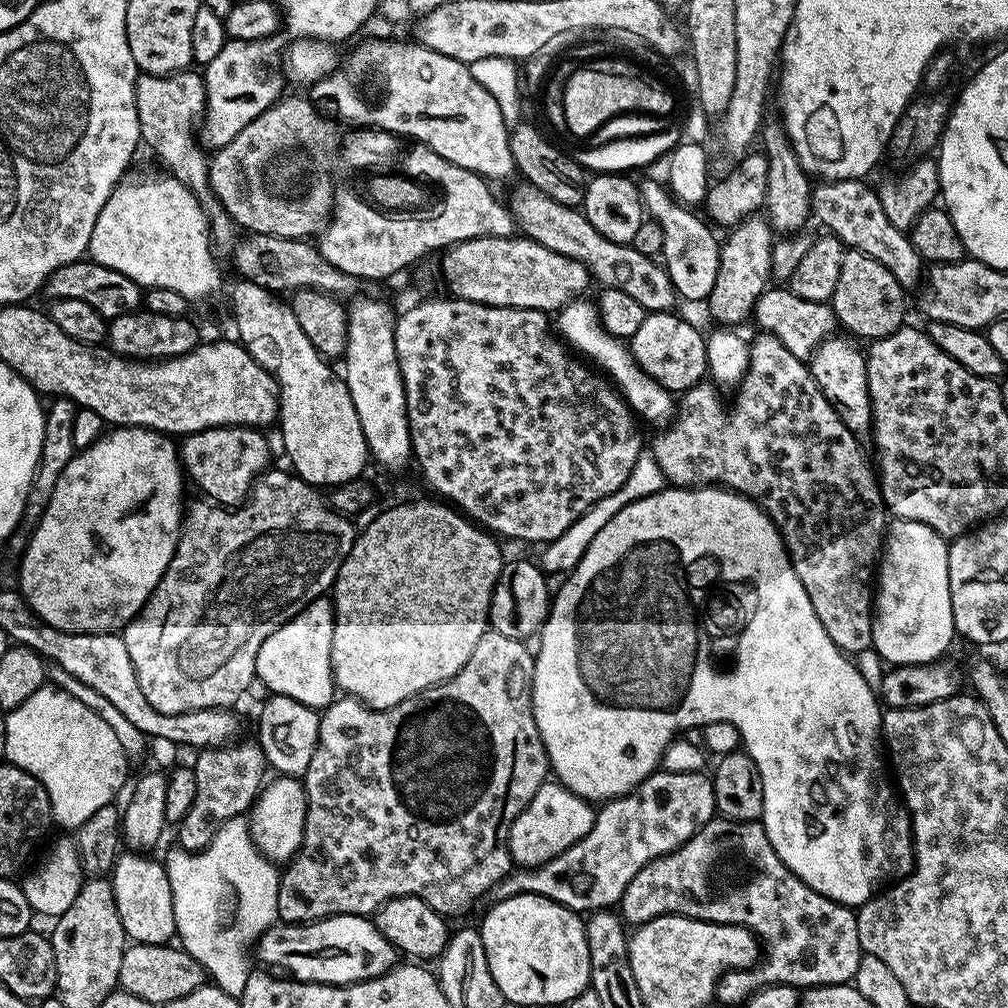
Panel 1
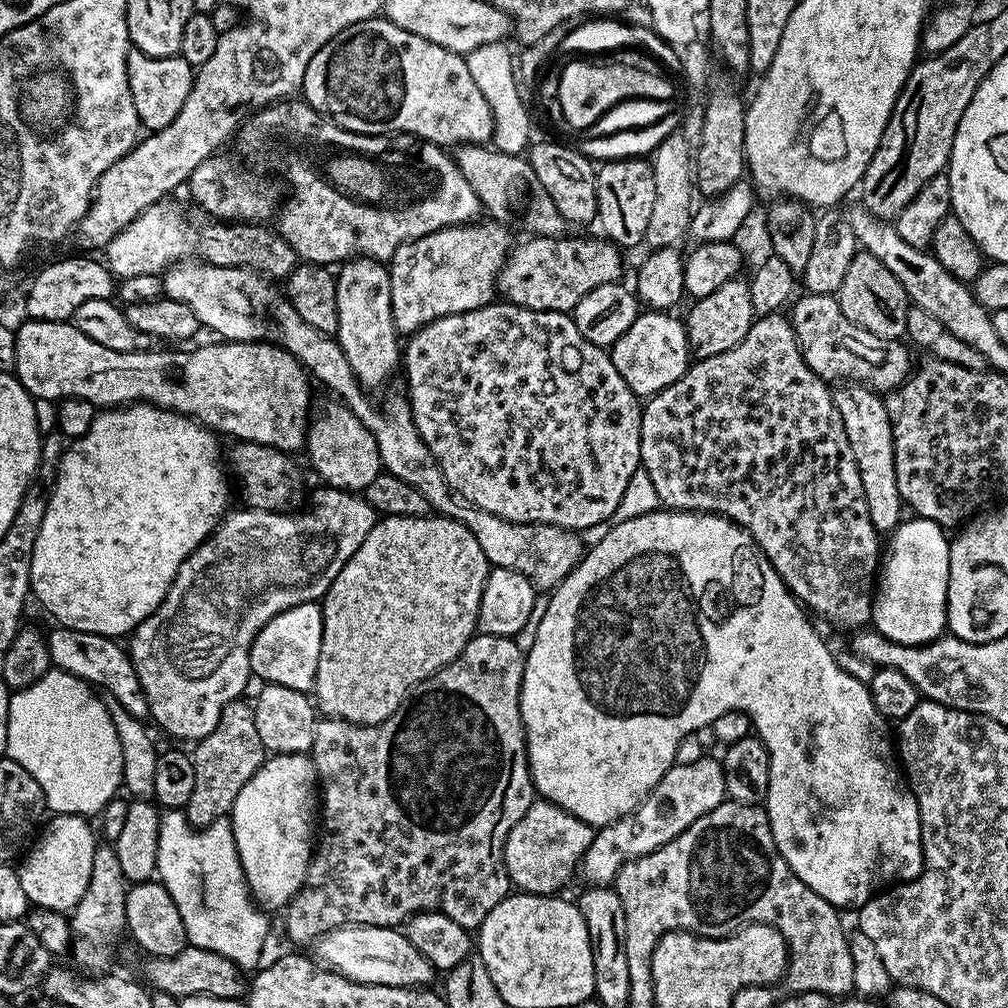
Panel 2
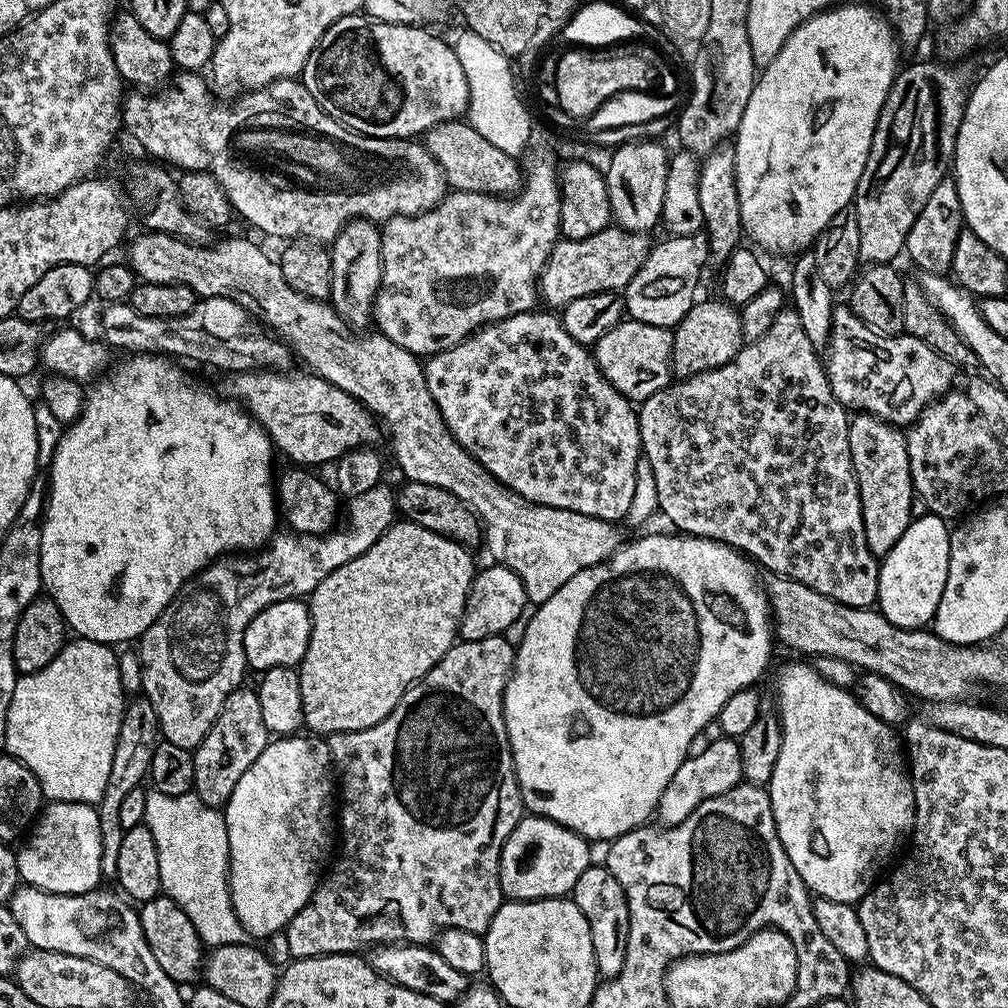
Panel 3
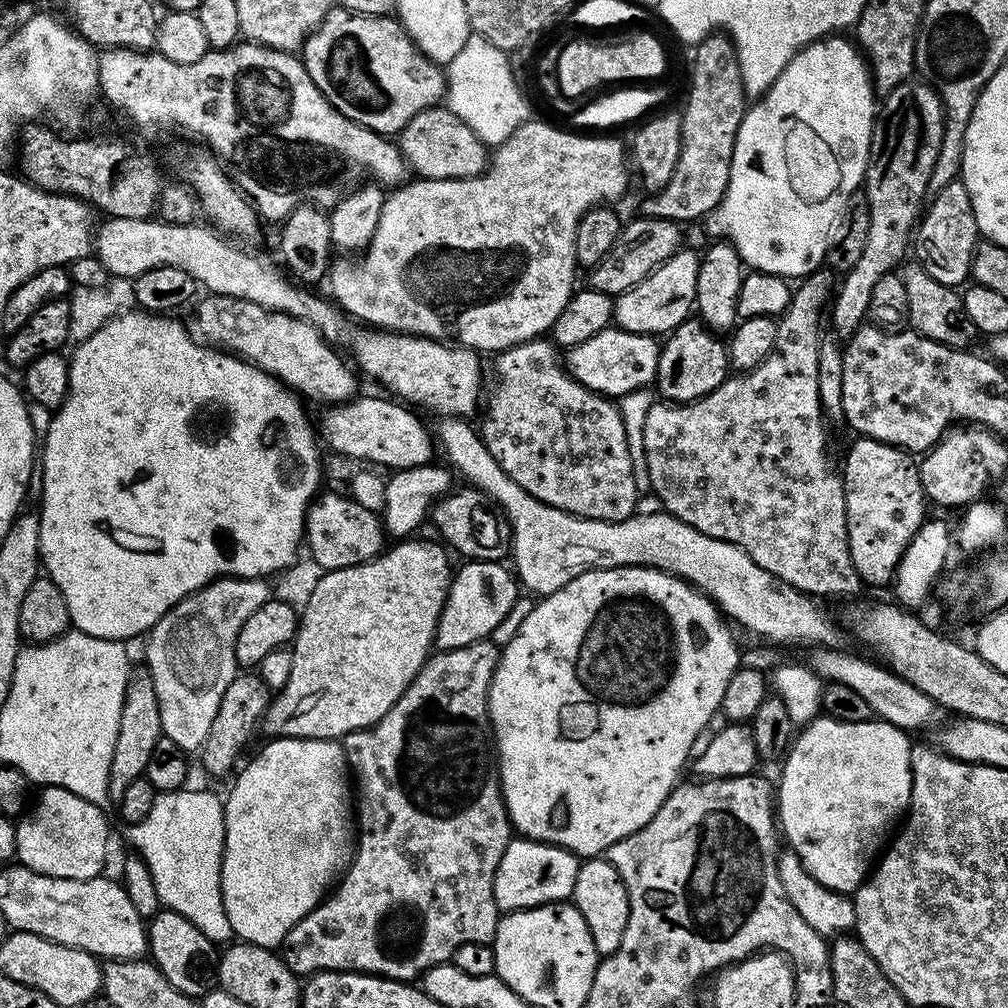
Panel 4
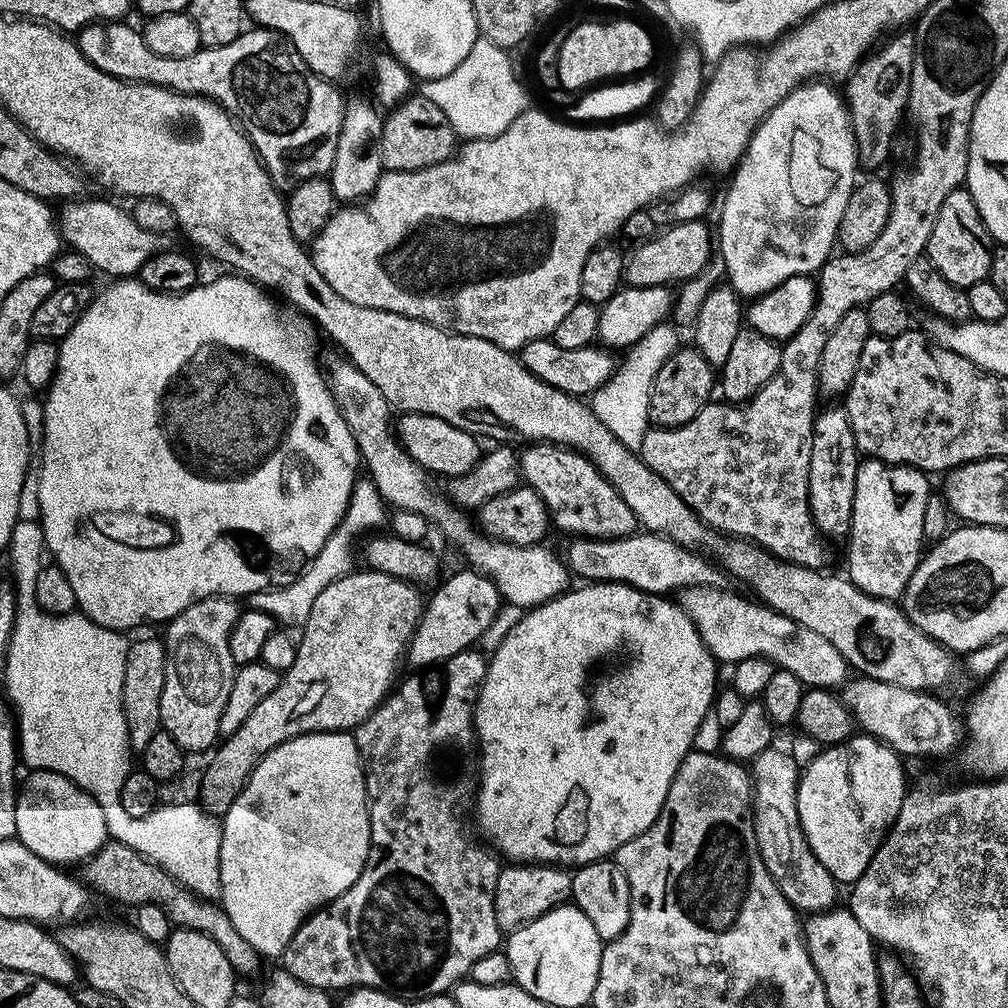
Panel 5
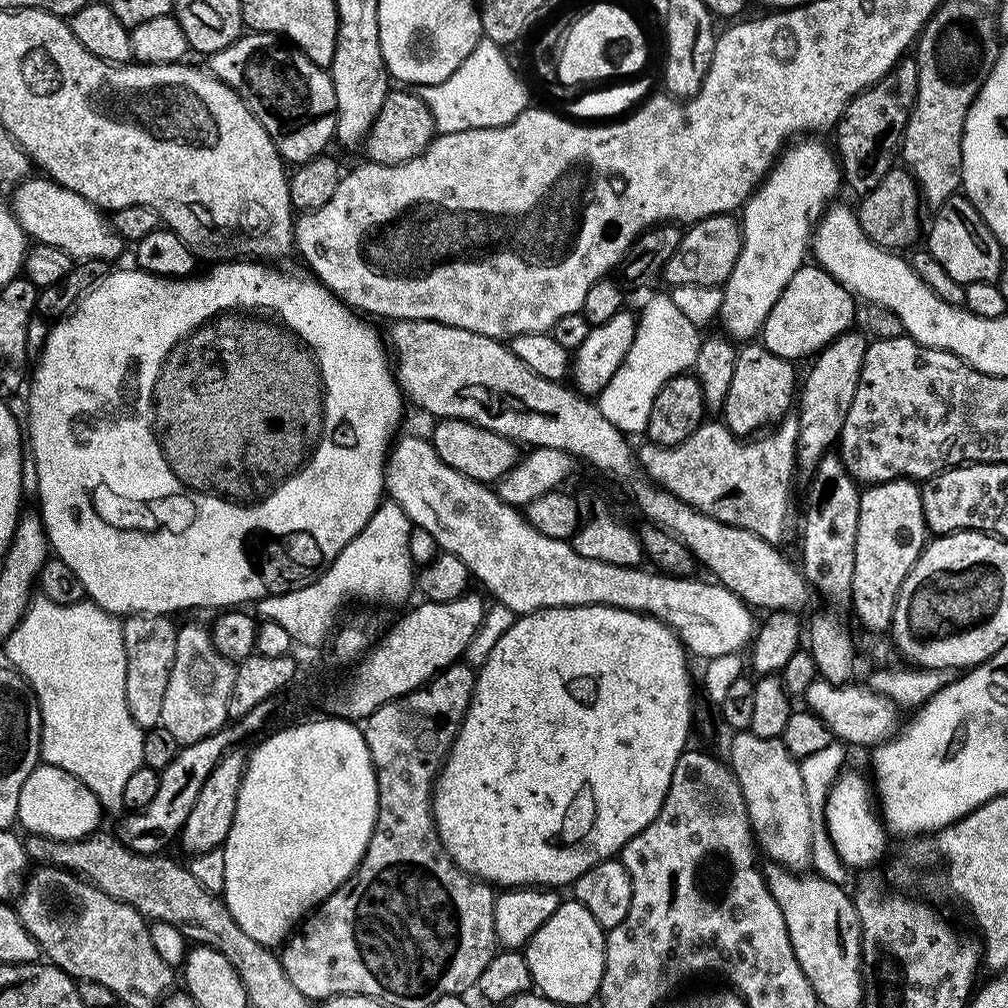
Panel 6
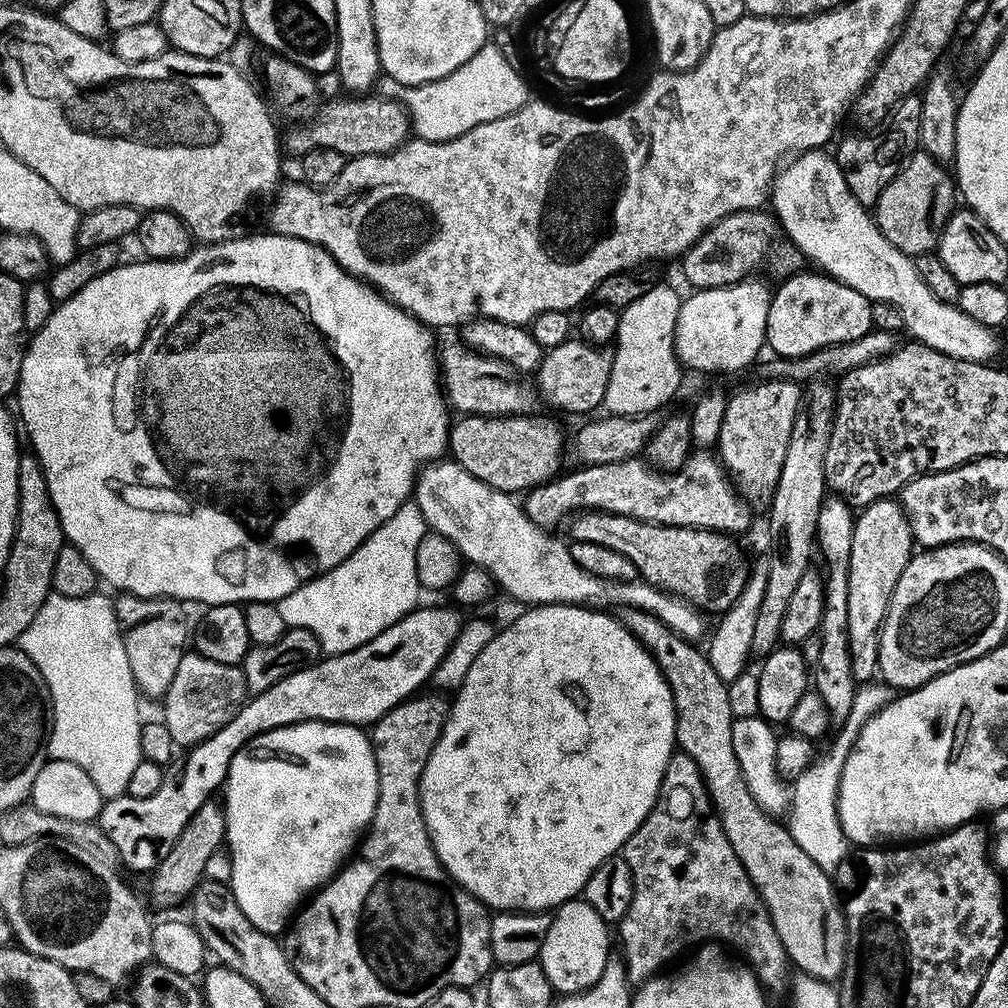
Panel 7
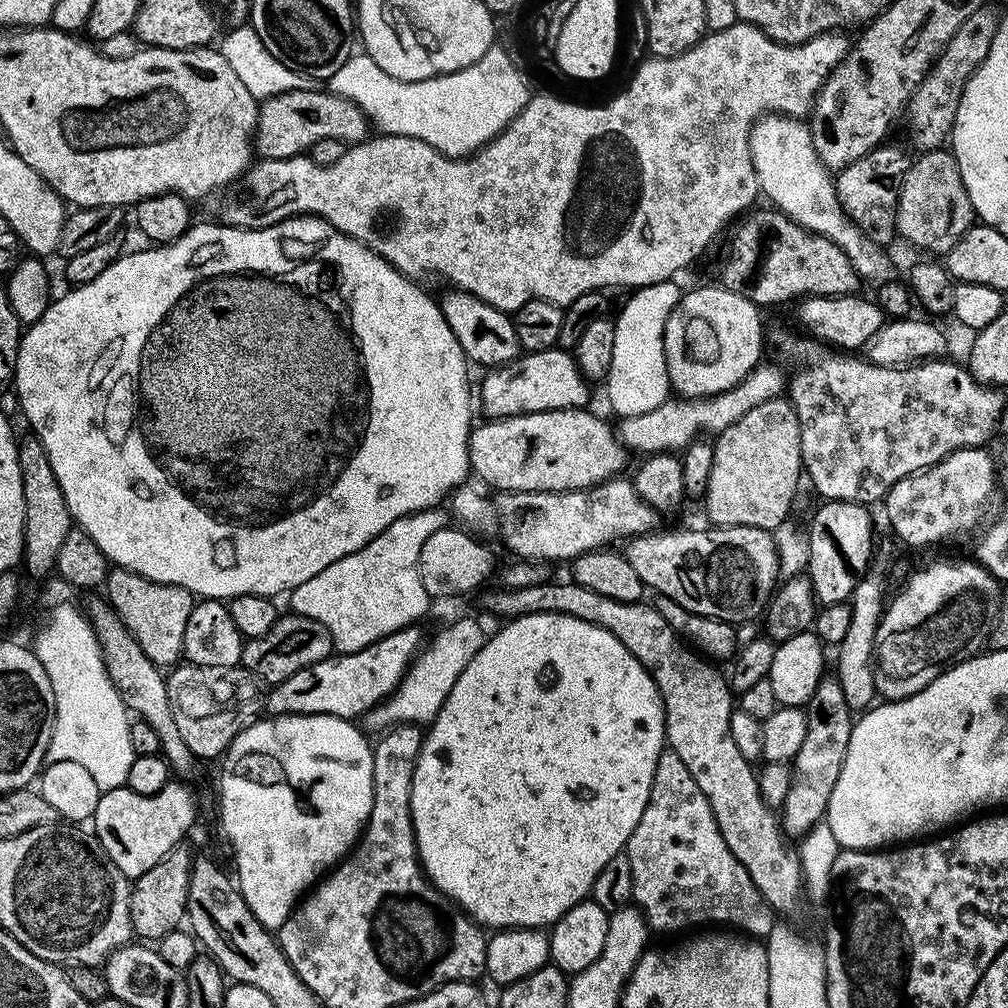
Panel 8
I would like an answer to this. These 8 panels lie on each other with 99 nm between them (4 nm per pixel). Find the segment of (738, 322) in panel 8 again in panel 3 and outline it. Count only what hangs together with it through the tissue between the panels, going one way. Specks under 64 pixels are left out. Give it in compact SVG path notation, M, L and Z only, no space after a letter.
M839 4L803 20L776 57L763 65L742 122L736 127L740 222L743 235L749 236L757 249L791 254L811 249L830 218L853 203L880 111L896 81L898 41L888 17L876 6Z

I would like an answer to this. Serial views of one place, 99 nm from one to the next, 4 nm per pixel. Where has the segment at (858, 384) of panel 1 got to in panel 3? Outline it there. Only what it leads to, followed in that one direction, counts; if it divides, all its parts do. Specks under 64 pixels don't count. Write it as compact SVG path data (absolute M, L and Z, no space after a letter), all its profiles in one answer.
M856 414L849 419L848 422L848 437L850 438L850 458L852 459L852 469L856 475L858 482L858 490L860 491L860 501L862 502L862 518L864 519L864 533L866 534L866 542L870 546L872 555L877 558L882 558L894 546L894 542L898 542L898 538L902 538L902 534L908 525L914 519L914 511L912 512L912 500L914 504L914 493L912 491L912 479L910 478L910 458L908 457L908 441L905 433L901 431L895 424L887 424L885 420L879 420L876 416L867 414Z

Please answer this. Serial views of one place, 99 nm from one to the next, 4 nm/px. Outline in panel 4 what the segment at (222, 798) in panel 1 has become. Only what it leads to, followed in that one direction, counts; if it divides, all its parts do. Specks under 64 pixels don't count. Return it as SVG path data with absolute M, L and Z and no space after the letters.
M238 674L230 686L226 686L226 694L222 694L222 702L218 702L218 714L214 714L214 723L210 725L210 734L206 734L206 742L198 749L198 757L210 775L224 776L232 767L237 767L236 759L247 746L252 731L255 728L257 731L263 721L269 703L270 690L258 674Z

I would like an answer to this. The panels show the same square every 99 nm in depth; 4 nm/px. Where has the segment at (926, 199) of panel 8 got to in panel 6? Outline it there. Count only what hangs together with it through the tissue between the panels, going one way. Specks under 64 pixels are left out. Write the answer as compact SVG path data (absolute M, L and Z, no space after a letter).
M903 166L891 168L869 192L863 193L860 208L855 209L856 220L862 226L866 238L880 248L889 250L904 250L907 244L912 244L916 239L921 239L922 224L920 228L920 208L922 209L922 193L916 185L916 180L911 172Z

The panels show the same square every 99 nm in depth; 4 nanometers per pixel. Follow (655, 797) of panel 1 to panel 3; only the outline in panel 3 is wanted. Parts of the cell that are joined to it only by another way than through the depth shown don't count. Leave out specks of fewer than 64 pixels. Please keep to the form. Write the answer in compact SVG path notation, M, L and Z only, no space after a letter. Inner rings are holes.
M721 738L708 743L702 754L689 756L674 770L674 778L666 782L666 790L662 790L662 798L654 813L661 825L681 824L706 798L714 798L718 794L726 794L742 780L742 756L740 745L735 739ZM660 819L660 820L659 820Z

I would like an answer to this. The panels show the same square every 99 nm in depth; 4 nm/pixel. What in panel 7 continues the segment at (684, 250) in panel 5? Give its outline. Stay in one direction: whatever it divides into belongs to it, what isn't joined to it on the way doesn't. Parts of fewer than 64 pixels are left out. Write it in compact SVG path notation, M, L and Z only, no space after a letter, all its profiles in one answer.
M747 208L722 218L710 226L684 251L684 276L696 290L725 288L739 280L747 280L755 268L768 260L768 268L776 278L787 278L805 267L806 257L792 245L791 240L782 238L782 229L773 213L768 210Z

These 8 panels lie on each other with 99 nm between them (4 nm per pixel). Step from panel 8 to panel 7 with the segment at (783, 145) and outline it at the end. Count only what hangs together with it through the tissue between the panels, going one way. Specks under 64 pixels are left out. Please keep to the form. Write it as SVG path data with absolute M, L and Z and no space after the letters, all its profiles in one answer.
M824 150L799 153L795 158L789 159L777 171L772 181L770 193L770 208L774 213L783 235L791 240L809 261L812 260L817 269L823 270L832 279L858 290L867 300L881 300L898 306L902 314L902 322L906 332L909 332L913 341L930 346L947 356L962 358L963 360L991 361L996 352L996 335L993 329L982 326L982 322L974 322L959 306L942 302L942 298L934 298L930 294L930 286L918 278L916 261L908 256L882 230L876 225L873 213L854 194L850 194L850 186L846 186L846 178L838 166L835 155Z

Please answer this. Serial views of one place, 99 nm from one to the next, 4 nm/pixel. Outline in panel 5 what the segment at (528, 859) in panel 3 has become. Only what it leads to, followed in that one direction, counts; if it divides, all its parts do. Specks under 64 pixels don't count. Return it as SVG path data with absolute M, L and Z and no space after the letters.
M513 863L501 867L494 890L494 918L501 933L507 934L534 918L546 914L551 908L558 908L572 894L572 872L564 866L551 864Z

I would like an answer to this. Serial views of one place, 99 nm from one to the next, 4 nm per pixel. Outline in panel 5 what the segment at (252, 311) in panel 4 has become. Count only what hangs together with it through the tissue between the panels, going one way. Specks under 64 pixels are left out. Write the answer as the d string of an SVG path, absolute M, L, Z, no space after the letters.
M347 358L339 359L333 362L332 369L327 369L328 387L332 389L332 397L336 399L336 404L340 407L340 413L344 416L345 422L352 427L352 433L356 436L356 444L360 447L360 459L363 467L365 469L368 467L367 475L374 482L374 486L380 492L380 497L384 500L385 505L391 506L393 509L416 512L418 515L424 516L435 527L437 524L440 527L441 534L450 543L457 544L460 547L461 554L472 563L469 565L475 571L482 572L485 576L491 578L496 584L496 589L500 591L501 597L507 603L525 610L531 610L561 595L569 587L570 569L567 563L561 557L559 560L550 549L544 548L545 546L523 548L522 546L507 544L484 535L473 521L471 524L468 521L469 513L453 504L441 489L439 492L432 485L433 477L430 473L422 466L418 466L418 462L411 460L406 449L400 445L397 433L394 431L394 409L392 405L386 402L386 398L382 398L382 390L378 390L378 386L374 386L374 382L370 382L370 378L366 378L366 374L358 371Z

